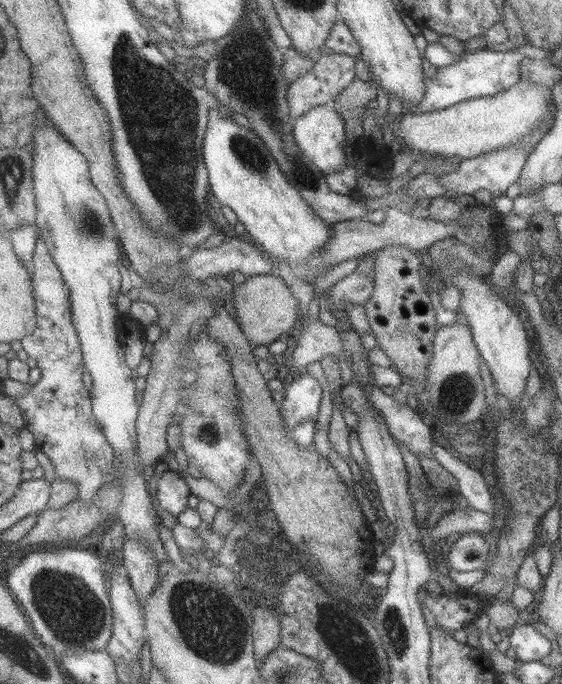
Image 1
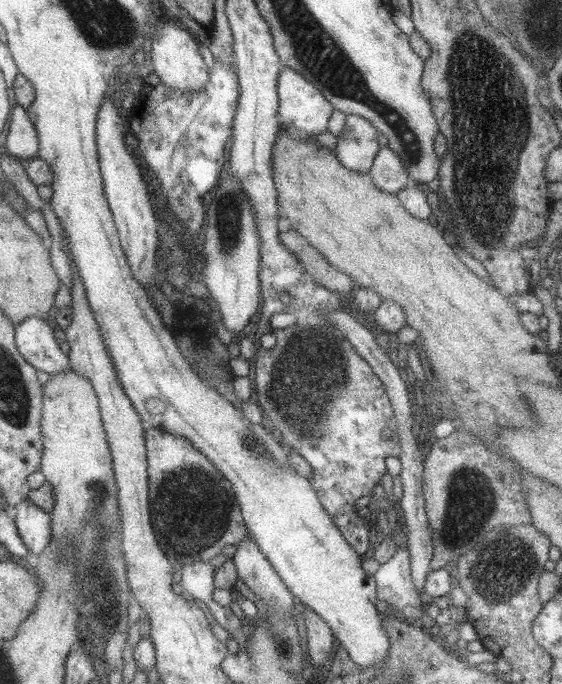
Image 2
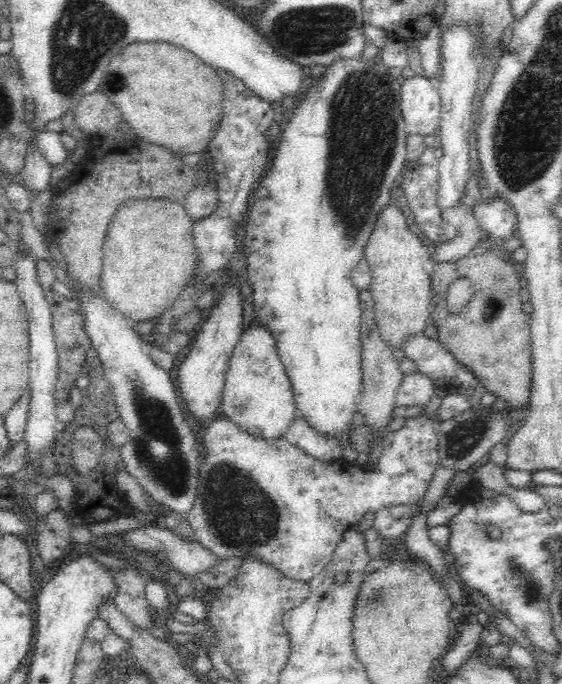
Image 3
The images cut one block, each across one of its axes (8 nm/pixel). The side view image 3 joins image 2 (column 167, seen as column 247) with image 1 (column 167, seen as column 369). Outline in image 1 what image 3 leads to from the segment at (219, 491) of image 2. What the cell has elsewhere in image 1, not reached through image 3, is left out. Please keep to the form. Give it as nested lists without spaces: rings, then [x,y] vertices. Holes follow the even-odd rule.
[[[167,470],[161,474],[157,479],[155,494],[157,504],[174,517],[188,506],[189,487],[179,473]]]

